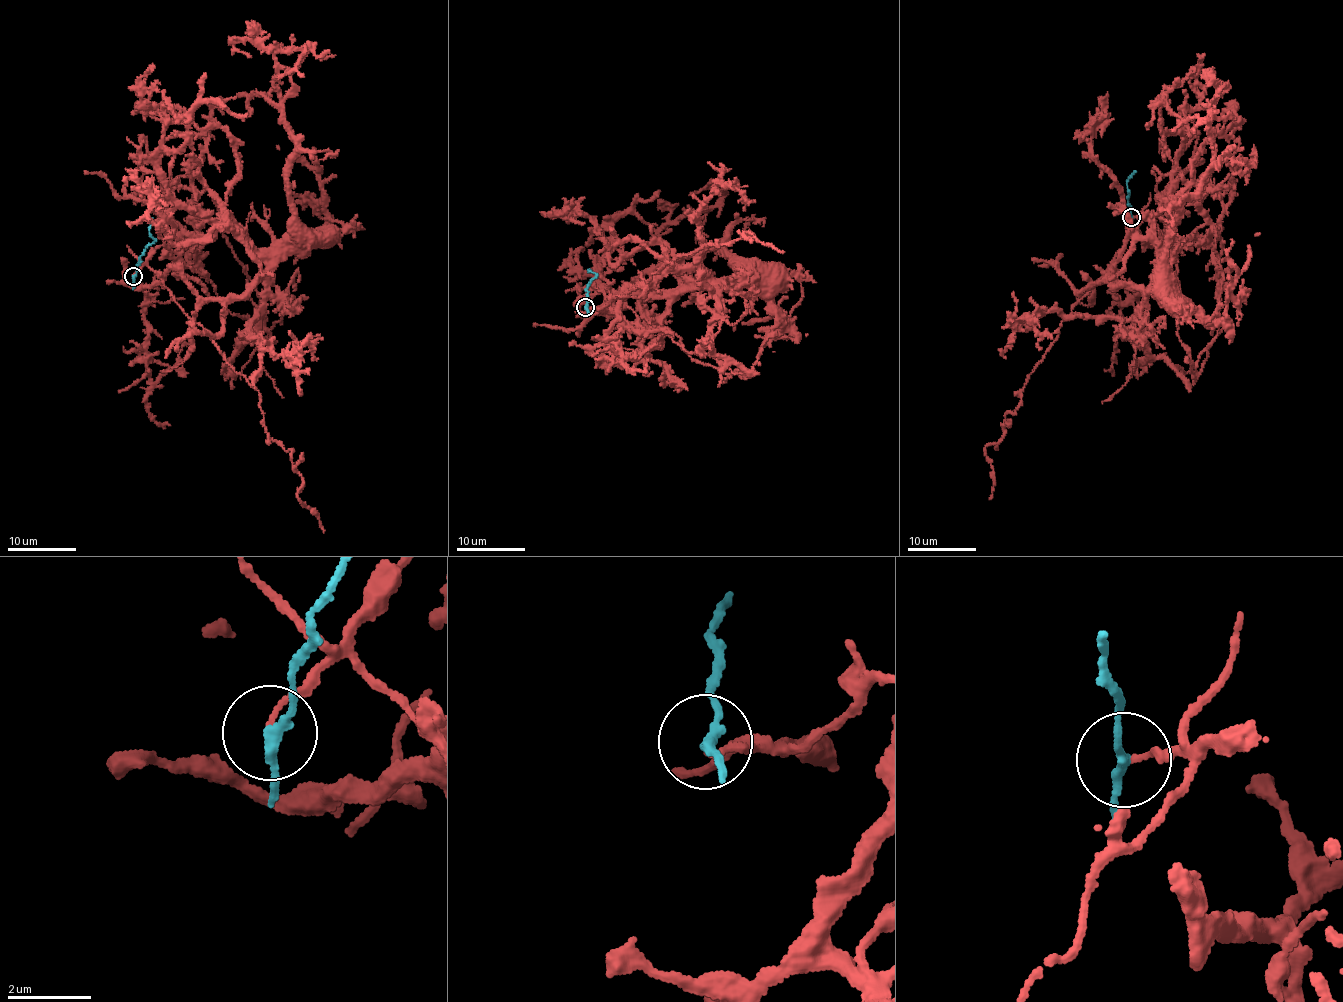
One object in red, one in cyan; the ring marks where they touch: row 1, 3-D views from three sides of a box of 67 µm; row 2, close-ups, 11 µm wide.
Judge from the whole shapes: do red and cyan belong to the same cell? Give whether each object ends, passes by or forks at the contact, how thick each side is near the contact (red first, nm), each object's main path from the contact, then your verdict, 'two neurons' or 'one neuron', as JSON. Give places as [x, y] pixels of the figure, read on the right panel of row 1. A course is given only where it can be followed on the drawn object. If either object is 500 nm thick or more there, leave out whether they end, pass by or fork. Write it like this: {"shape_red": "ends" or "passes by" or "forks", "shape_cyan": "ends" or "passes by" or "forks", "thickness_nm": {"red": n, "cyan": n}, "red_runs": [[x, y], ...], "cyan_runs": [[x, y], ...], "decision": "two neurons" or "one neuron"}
{"shape_red": "ends", "shape_cyan": "passes by", "thickness_nm": {"red": 100, "cyan": 200}, "red_runs": [[1132, 217], [1161, 217], [1168, 192], [1162, 281], [1176, 208], [1212, 156], [1210, 114], [1178, 120]], "cyan_runs": [[1132, 217], [1128, 177], [1136, 172]], "decision": "two neurons"}

